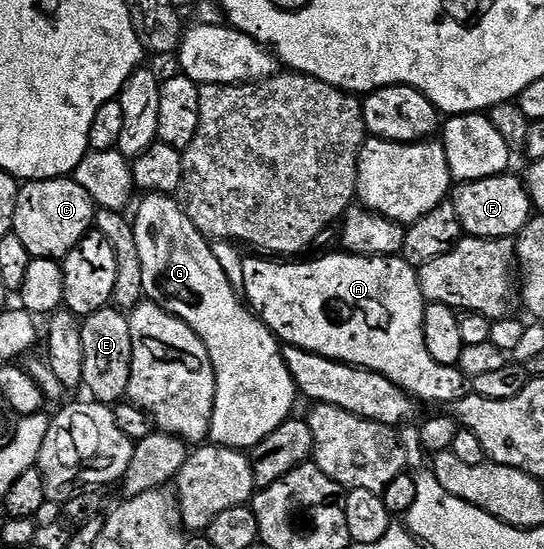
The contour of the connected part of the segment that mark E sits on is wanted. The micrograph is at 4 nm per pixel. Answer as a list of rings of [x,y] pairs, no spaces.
[[[106,308],[88,315],[80,327],[83,350],[84,389],[89,389],[101,404],[117,402],[129,392],[133,375],[133,341],[128,317],[120,309]]]

